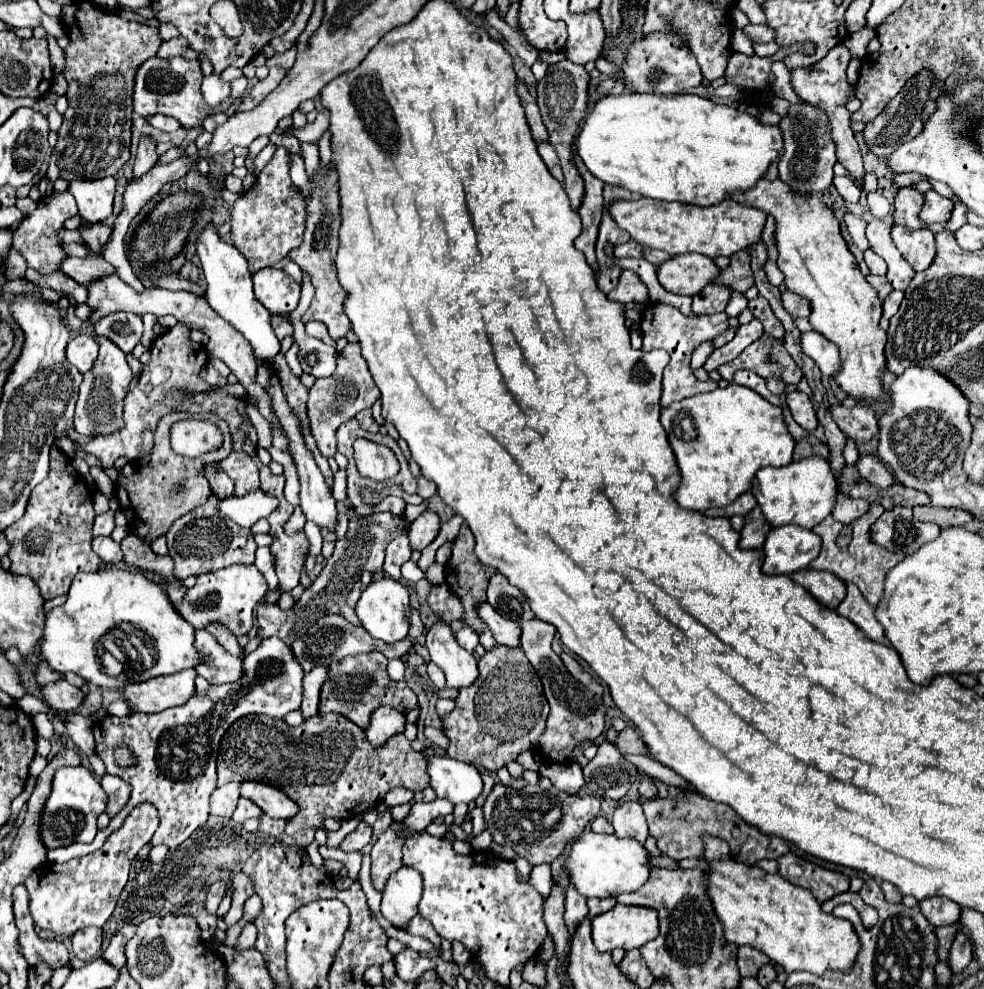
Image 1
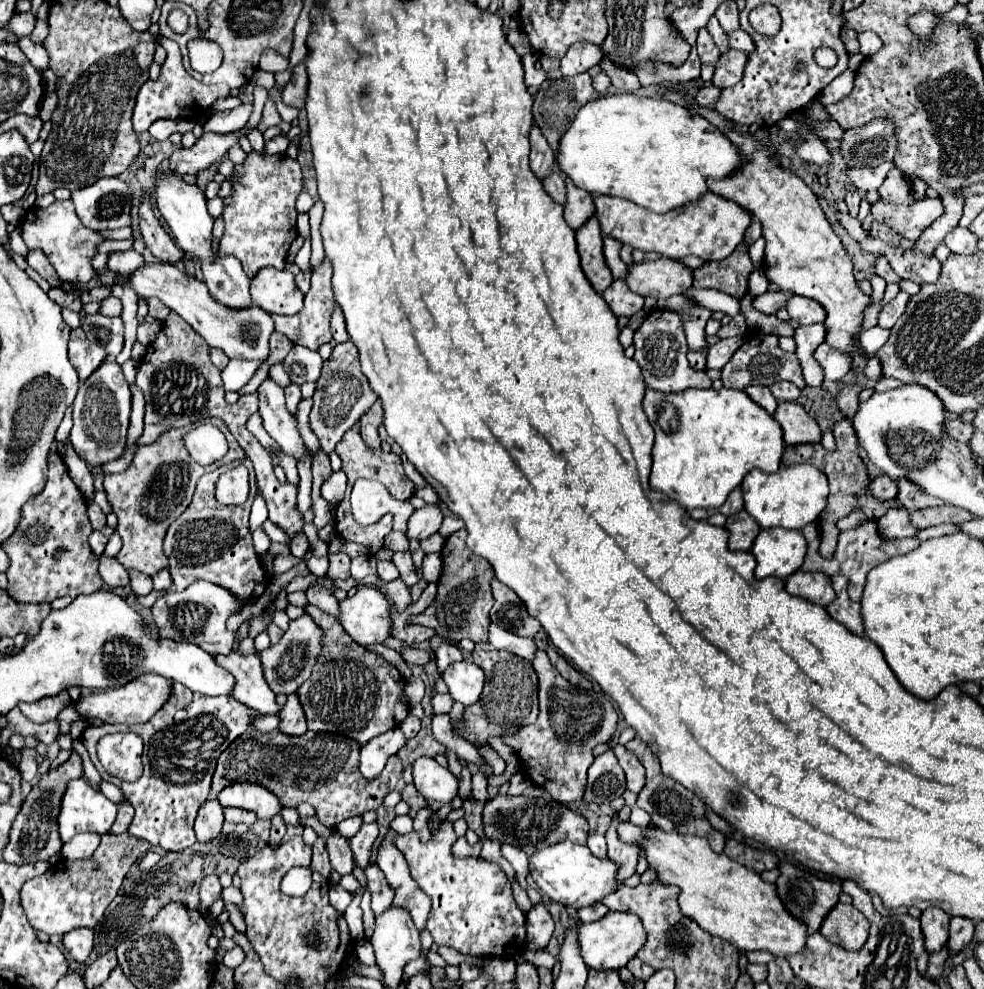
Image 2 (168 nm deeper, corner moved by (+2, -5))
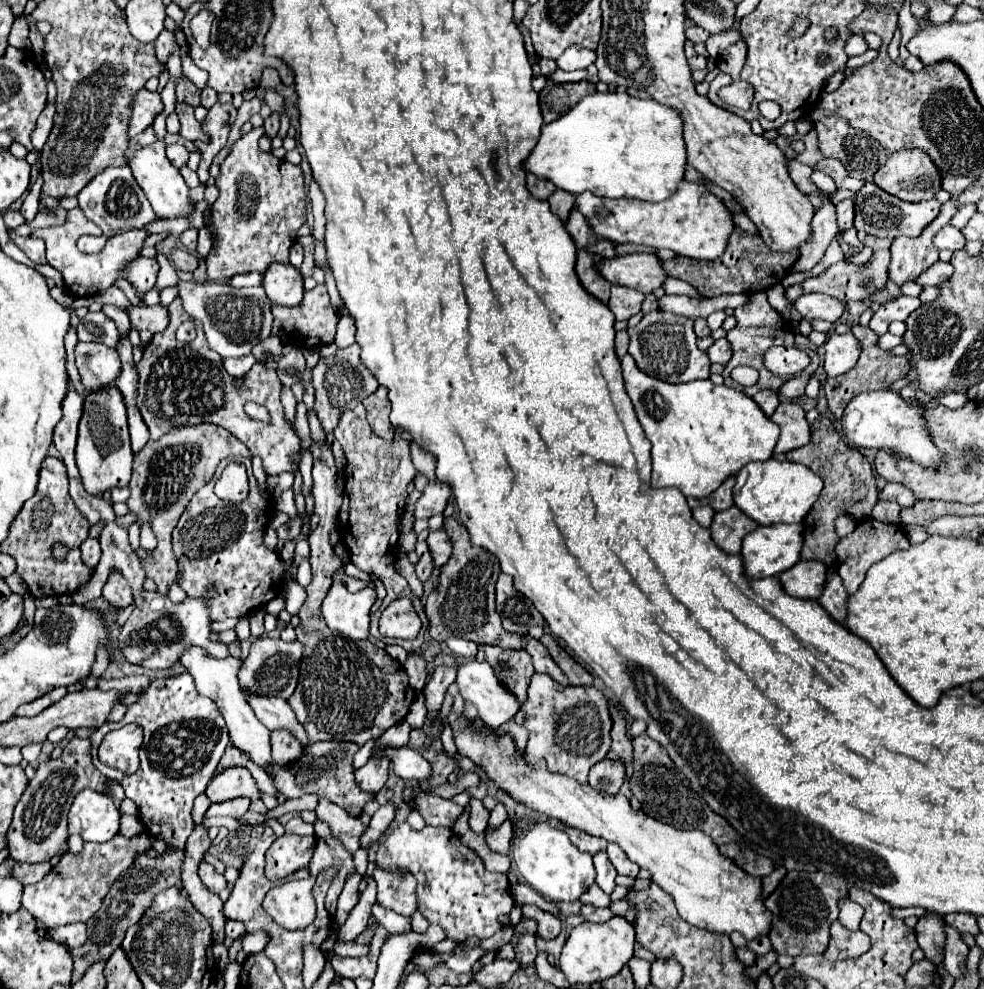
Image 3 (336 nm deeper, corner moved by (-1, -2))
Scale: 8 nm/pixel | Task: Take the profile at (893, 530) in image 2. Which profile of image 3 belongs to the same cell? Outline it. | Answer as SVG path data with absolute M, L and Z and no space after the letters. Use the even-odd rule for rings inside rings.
M880 500L874 510L872 510L872 518L880 520L880 522L890 522L890 524L898 524L900 522L900 506L896 502L886 502Z

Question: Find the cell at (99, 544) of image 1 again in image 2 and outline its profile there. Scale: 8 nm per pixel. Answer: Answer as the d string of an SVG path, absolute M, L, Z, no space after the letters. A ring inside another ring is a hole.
M99 555L99 573L103 577L103 581L115 589L119 585L129 585L129 575L127 571L117 563L115 557L107 557L107 555Z

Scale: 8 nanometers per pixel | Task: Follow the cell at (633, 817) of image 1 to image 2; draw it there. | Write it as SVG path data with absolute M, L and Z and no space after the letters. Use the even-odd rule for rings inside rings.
M613 817L613 819L611 819L611 825L609 825L607 833L605 833L605 837L607 837L609 857L619 865L617 879L619 879L619 885L621 885L627 877L631 877L631 875L635 873L637 857L639 857L639 845L637 845L637 843L619 841L617 827L619 827L619 817Z

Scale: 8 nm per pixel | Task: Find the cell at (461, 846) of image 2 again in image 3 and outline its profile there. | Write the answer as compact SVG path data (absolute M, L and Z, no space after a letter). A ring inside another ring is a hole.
M509 818L499 828L487 830L485 834L486 843L493 852L509 855L510 840L513 837L513 824Z

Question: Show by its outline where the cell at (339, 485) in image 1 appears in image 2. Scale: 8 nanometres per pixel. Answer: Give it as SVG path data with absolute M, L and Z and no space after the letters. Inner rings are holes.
M335 471L323 485L321 485L321 495L325 501L329 501L331 505L339 505L339 501L345 495L345 487L347 487L347 475L343 471Z

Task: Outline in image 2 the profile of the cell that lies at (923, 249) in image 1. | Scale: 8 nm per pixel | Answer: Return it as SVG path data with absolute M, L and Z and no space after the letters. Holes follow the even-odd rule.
M867 239L859 243L869 253L885 255L895 269L895 273L903 279L911 279L915 283L935 283L941 273L941 263L935 255L923 257L923 253L915 253L915 249L903 249L893 247L891 243L885 243L881 239Z

